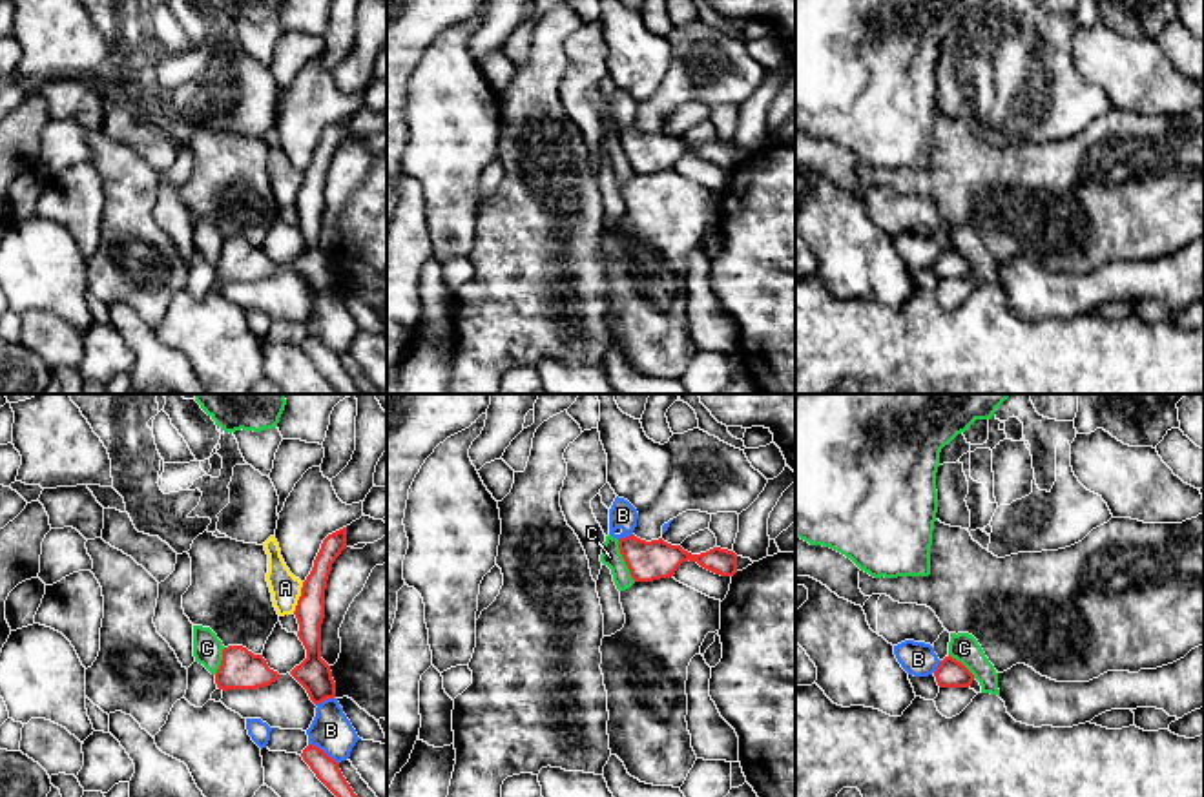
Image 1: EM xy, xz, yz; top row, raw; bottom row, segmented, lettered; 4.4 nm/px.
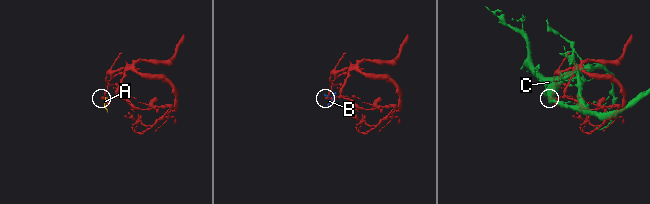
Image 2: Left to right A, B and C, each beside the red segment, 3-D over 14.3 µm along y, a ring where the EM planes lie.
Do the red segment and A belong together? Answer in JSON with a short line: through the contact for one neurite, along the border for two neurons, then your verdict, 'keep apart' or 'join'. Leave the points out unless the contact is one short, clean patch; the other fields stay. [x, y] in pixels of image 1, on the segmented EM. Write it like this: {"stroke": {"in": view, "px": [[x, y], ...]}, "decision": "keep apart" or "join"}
{"stroke": {"in": "xy", "px": [[303, 582], [301, 595], [292, 611]]}, "decision": "keep apart"}

